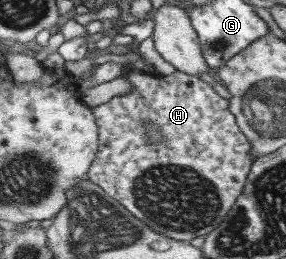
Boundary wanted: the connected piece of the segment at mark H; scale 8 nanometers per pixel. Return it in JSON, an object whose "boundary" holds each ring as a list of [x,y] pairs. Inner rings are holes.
{"boundary":[[[175,71],[159,78],[124,72],[121,77],[131,84],[128,94],[115,96],[110,102],[93,108],[101,139],[98,140],[97,158],[90,166],[89,179],[99,184],[112,199],[121,202],[132,216],[162,236],[189,241],[207,235],[222,222],[242,192],[253,161],[250,144],[229,111],[228,101],[221,98],[210,84],[184,72]],[[143,122],[160,128],[160,144],[150,146],[145,139]]]}

